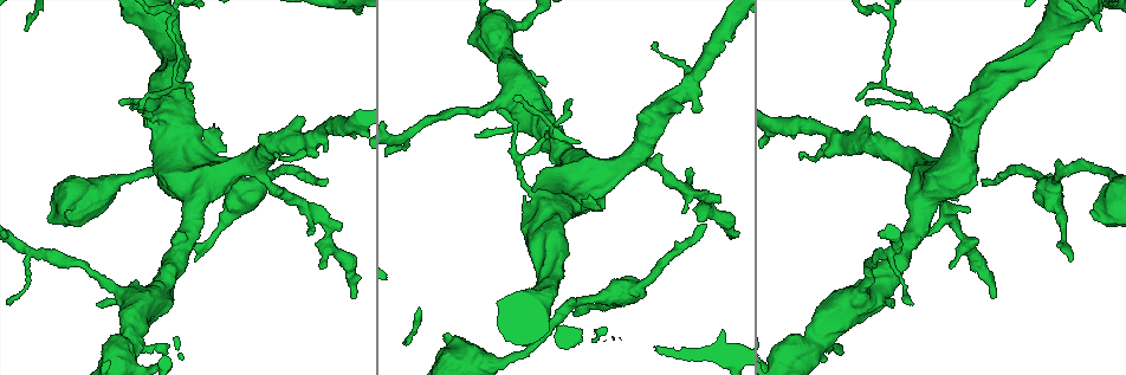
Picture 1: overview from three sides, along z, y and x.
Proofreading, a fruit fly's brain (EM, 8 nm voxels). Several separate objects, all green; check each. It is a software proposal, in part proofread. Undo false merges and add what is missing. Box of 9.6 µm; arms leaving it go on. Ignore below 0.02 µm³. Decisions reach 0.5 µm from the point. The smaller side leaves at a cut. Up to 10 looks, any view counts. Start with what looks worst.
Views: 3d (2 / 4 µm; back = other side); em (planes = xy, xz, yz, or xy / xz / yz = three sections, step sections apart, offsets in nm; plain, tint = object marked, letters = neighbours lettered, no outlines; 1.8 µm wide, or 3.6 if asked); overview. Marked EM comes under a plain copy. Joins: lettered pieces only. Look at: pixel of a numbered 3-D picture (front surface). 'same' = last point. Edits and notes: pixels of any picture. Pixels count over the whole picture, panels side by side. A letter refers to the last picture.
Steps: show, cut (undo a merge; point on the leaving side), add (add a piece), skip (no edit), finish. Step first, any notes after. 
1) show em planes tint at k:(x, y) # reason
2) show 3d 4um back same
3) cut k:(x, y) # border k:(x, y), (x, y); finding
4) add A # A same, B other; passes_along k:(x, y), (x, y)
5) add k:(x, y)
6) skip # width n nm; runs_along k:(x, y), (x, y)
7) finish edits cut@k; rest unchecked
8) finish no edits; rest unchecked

show em planes letters at 1:(309, 139) # sharp bend

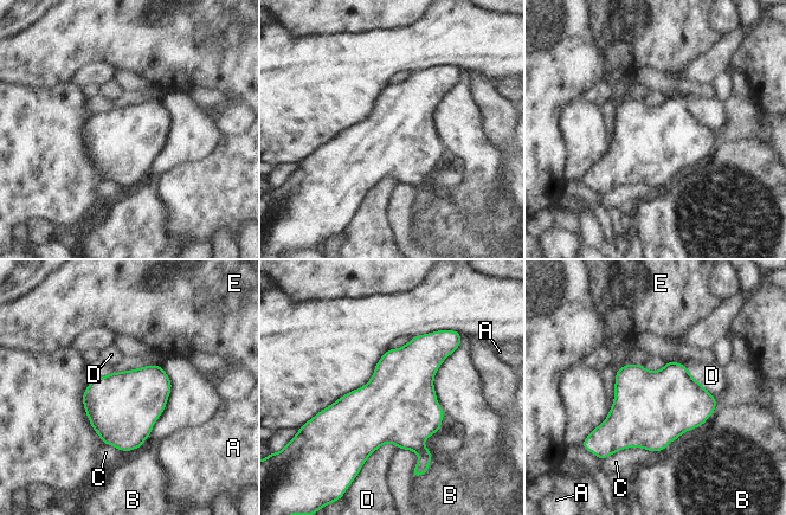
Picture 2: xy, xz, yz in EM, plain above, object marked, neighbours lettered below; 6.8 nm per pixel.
skip # width 480 nm; A other, B other, C other, D other, E other; border 2:(674, 361), (681, 362), (715, 398); all the same cell

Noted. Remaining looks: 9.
show 3d 4um at 1:(539, 199) # sudden change in width

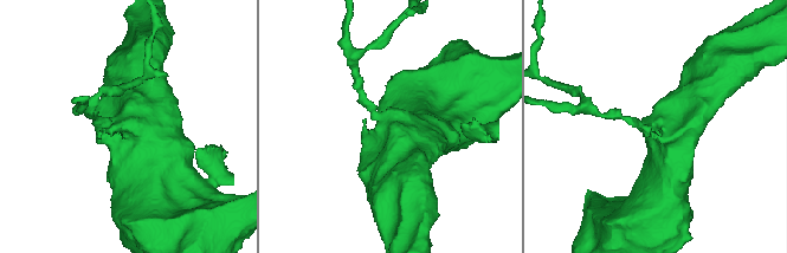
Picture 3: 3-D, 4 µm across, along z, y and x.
show em 3.6um planes letters at 3:(654, 124) # shape alone is not enough

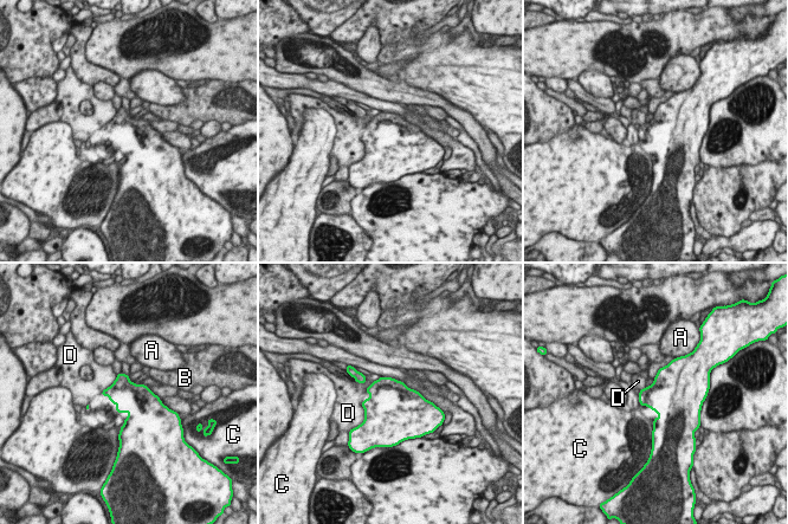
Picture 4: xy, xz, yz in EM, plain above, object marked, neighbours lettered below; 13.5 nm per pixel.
skip # A other, B other, C other, D other; border 4:(117, 375), (99, 393); all the same cell

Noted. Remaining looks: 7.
show 3d 4um at 1:(325, 179) # end of a long branch

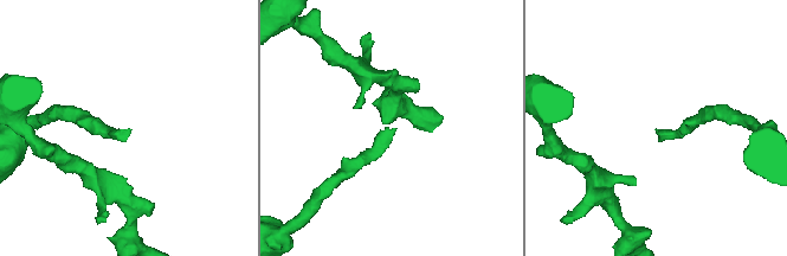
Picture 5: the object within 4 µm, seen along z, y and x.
show em planes letters at 5:(657, 131) # shape alone is not enough

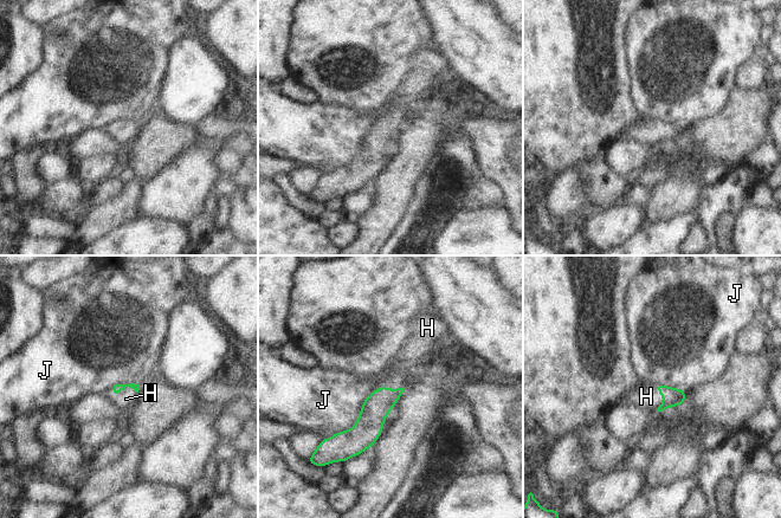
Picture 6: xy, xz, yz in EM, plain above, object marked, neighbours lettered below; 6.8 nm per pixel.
add H # longest_contact J 420 nm; H same, J other; passes_along 6:(117, 388), (123, 389), (126, 399); it goes on there

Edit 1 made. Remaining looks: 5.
show em xy step 8 letters at 1:(842, 354) # free end

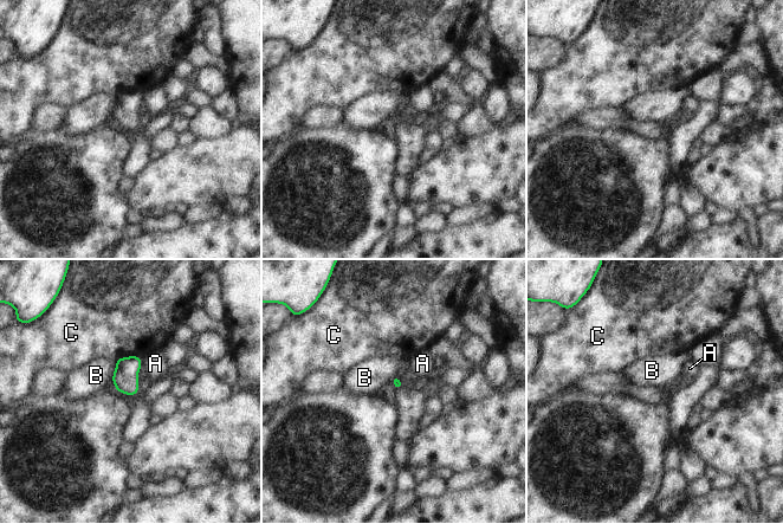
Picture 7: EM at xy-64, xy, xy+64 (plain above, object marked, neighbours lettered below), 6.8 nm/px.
show em yz step 8 letters same

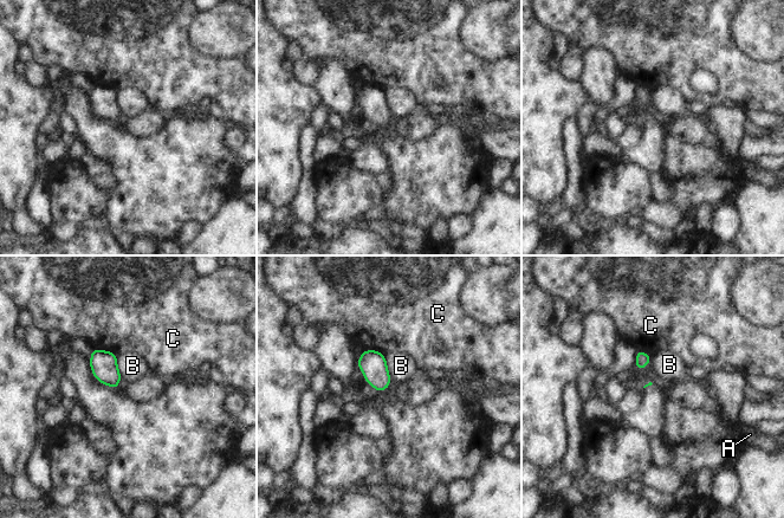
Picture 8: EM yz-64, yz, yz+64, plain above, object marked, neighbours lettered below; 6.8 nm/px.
skip # longest_contact C 180 nm; A other, B other, C other; border 8:(384, 355), (387, 370), (392, 379); none of them fits

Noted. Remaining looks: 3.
finish edits add@6; rest unchecked

